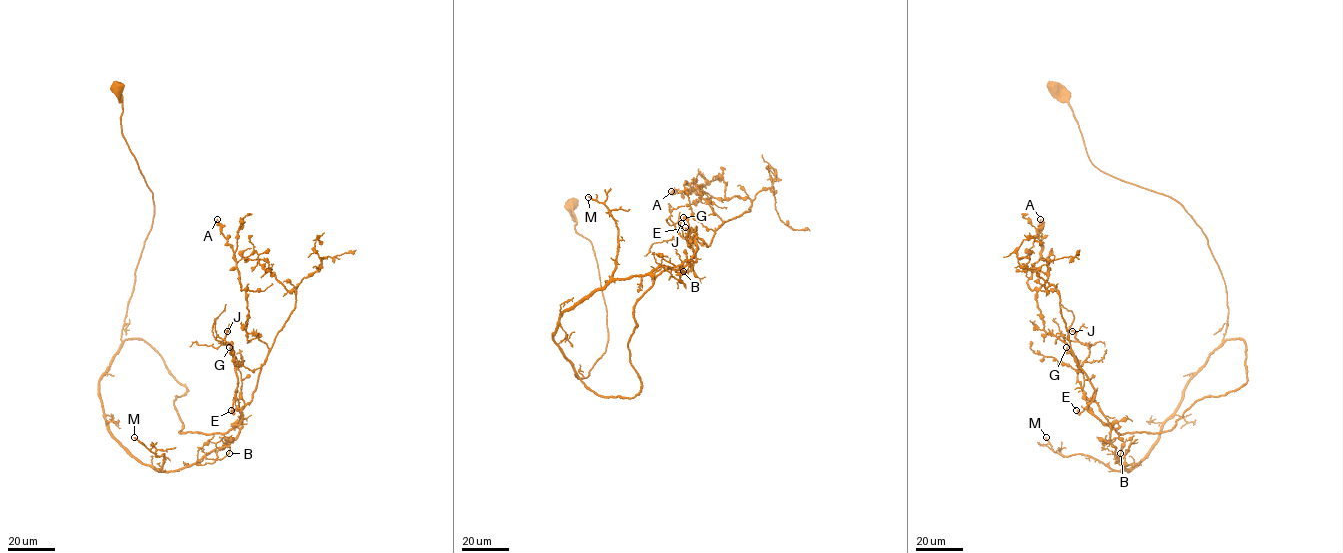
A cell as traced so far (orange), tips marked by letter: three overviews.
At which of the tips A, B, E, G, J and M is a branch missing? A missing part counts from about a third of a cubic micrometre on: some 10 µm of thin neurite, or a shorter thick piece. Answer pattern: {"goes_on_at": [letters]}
{"goes_on_at": ["E"]}

